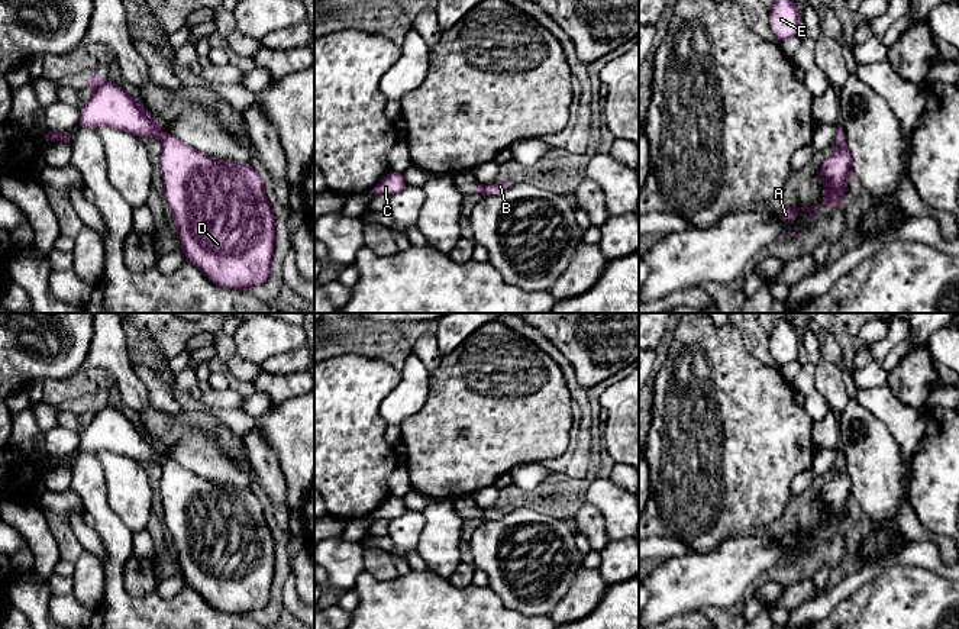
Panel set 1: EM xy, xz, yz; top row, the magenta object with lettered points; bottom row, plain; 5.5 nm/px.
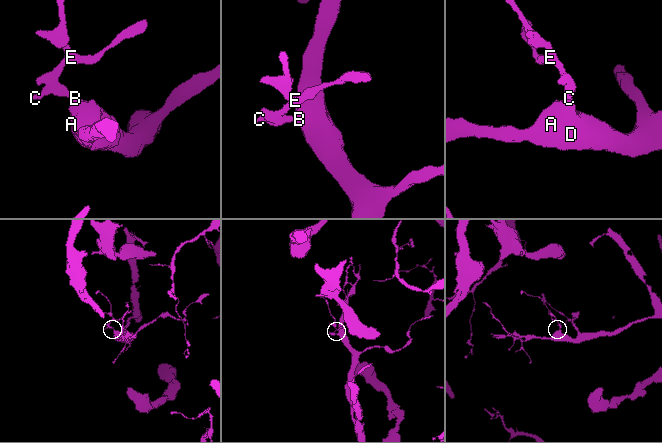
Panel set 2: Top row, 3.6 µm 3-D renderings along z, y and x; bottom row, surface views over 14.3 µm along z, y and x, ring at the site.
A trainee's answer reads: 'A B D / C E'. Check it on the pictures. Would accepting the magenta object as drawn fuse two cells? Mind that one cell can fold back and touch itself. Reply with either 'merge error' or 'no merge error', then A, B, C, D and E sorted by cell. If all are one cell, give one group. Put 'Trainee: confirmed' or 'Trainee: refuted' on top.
Trainee: refuted
no merge error; A B C D E

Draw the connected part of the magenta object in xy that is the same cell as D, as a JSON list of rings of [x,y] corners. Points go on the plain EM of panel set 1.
[[[101,399],[87,400],[83,409],[93,415],[91,425],[80,435],[83,452],[112,451],[135,461],[155,461],[162,467],[159,483],[165,530],[171,535],[180,572],[185,586],[210,606],[225,613],[251,615],[269,603],[274,580],[274,539],[264,516],[264,506],[252,490],[238,490],[207,481],[164,454],[122,412]]]

